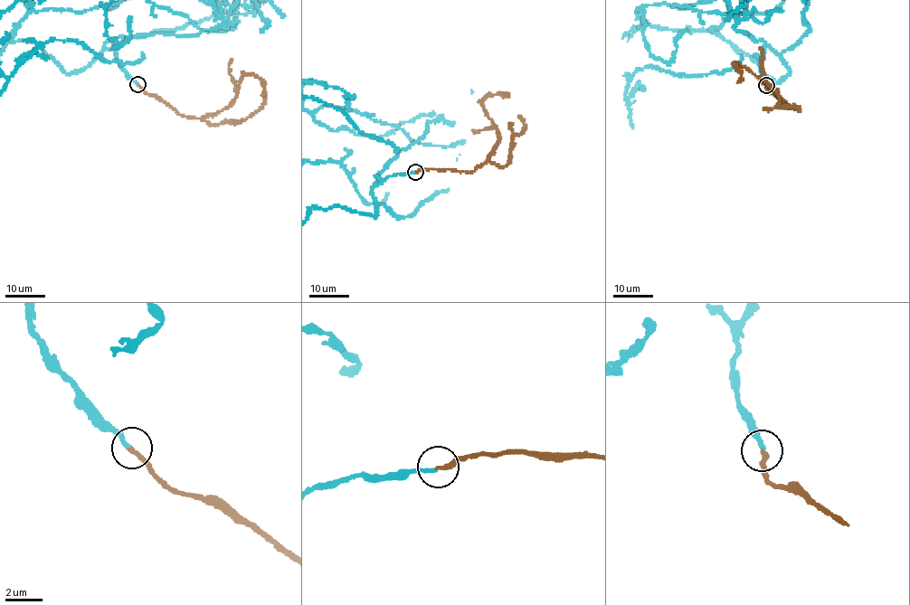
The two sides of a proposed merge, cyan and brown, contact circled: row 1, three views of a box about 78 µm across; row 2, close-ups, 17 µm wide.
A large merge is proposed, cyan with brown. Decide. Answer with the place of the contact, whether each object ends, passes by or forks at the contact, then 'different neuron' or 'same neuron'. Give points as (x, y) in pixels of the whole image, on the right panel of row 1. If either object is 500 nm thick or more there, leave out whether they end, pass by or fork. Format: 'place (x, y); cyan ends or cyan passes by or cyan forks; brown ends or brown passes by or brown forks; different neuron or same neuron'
place (766, 85); cyan ends; brown ends; same neuron

